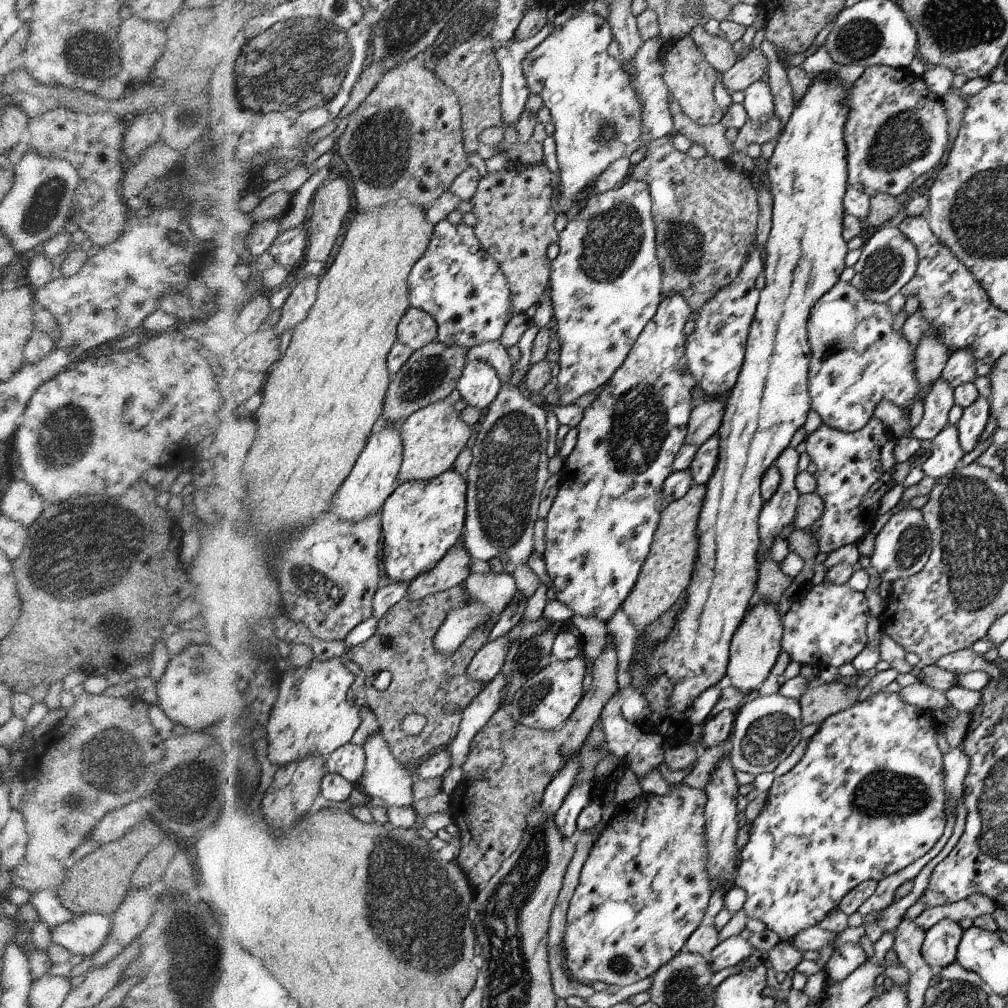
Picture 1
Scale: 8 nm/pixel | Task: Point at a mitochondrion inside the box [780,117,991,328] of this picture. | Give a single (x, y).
(884, 266)

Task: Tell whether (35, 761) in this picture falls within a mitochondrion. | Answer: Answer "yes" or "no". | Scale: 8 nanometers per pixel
no

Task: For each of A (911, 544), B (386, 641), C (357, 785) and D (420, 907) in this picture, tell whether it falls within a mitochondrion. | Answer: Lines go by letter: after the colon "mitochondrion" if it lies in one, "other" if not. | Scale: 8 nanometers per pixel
A: mitochondrion
B: mitochondrion
C: other
D: mitochondrion

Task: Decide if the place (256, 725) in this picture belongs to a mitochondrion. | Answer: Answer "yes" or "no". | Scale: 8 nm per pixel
no

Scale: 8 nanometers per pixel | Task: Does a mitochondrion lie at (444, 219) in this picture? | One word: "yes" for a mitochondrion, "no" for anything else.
no

